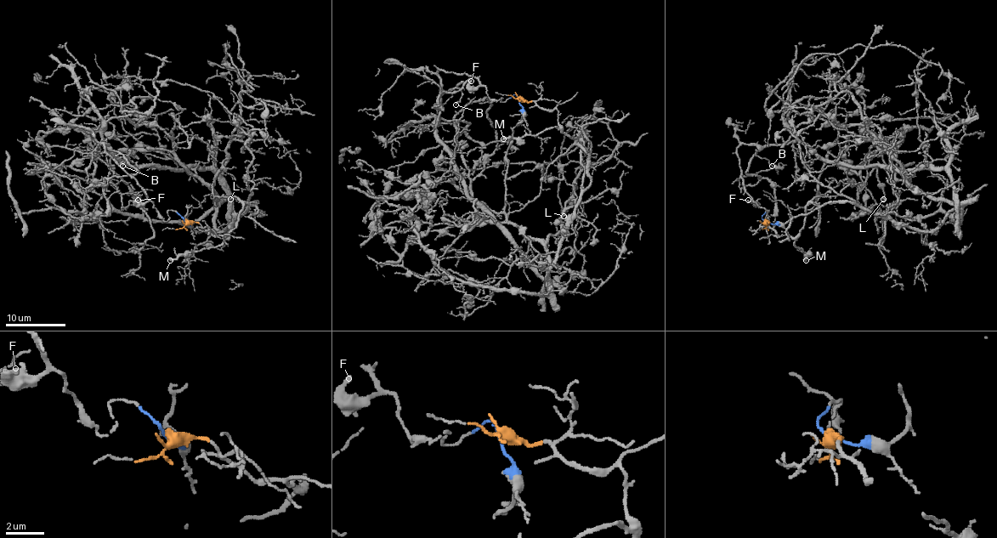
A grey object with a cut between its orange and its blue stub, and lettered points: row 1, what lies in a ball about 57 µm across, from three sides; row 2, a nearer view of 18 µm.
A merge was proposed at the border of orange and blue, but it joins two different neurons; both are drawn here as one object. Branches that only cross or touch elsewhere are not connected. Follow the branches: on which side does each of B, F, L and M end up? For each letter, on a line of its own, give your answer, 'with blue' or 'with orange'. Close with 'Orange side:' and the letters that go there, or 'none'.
B: with blue
F: with blue
L: with orange
M: with orange
Orange side: L, M

